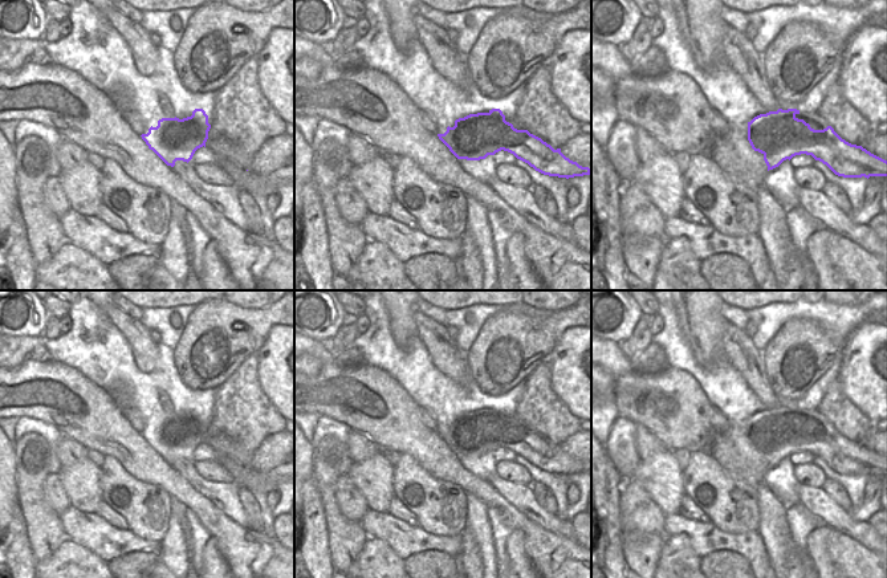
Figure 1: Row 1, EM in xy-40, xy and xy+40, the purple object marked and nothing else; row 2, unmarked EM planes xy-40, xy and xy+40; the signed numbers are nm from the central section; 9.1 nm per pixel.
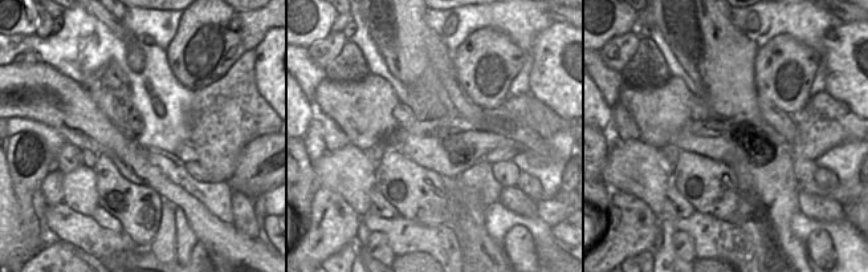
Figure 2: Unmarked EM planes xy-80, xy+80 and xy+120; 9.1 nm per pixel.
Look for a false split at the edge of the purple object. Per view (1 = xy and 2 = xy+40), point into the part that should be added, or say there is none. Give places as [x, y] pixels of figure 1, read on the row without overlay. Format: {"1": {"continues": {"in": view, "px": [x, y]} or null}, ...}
{"1": {"continues": null}, "2": {"continues": {"in": "xy+40", "px": [732, 448]}}}

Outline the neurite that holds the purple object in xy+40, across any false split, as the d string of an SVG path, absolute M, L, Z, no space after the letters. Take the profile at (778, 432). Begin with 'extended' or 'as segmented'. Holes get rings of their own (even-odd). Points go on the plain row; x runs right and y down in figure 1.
extended; M797 406L769 408L754 414L740 424L728 424L725 431L716 435L711 455L723 468L736 472L753 469L765 473L769 467L778 464L784 457L796 452L811 452L826 461L835 472L843 475L887 473L887 457L871 451L862 443L851 441L842 436L831 423L814 427L803 416L798 416Z

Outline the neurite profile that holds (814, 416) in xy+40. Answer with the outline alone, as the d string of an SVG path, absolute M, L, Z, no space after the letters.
M818 410L796 411L796 415L803 416L814 427L823 427L830 423Z

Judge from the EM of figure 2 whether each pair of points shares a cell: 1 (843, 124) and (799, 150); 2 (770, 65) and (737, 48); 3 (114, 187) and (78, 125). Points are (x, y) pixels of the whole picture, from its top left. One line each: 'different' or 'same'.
1: same
2: different
3: different

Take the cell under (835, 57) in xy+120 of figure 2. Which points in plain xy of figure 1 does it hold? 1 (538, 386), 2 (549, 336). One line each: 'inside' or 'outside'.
1: outside
2: outside

